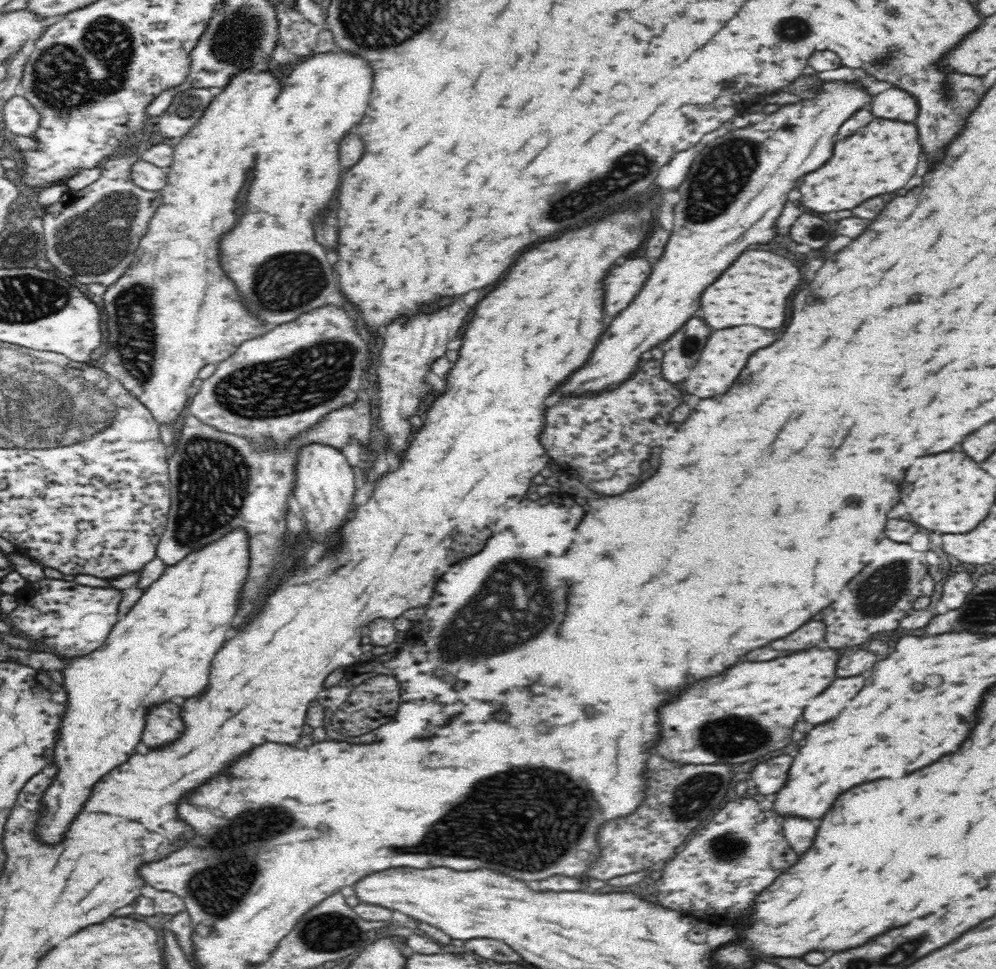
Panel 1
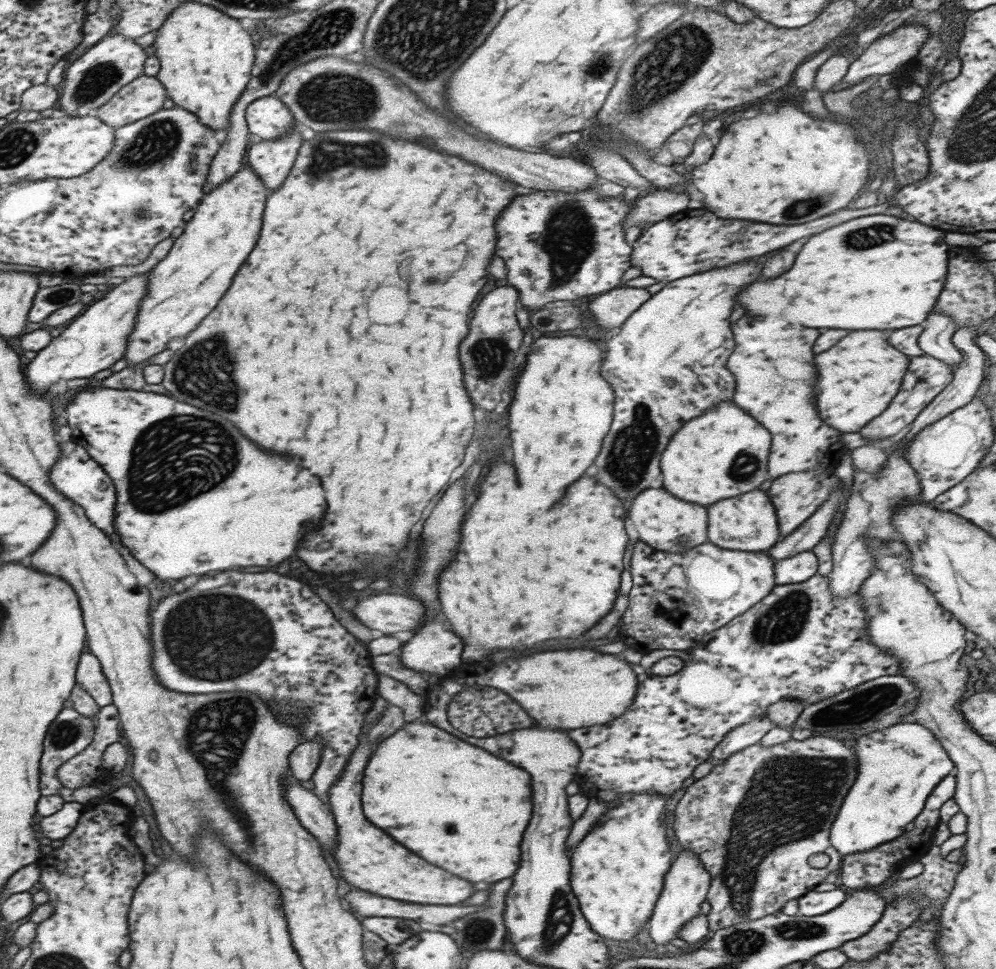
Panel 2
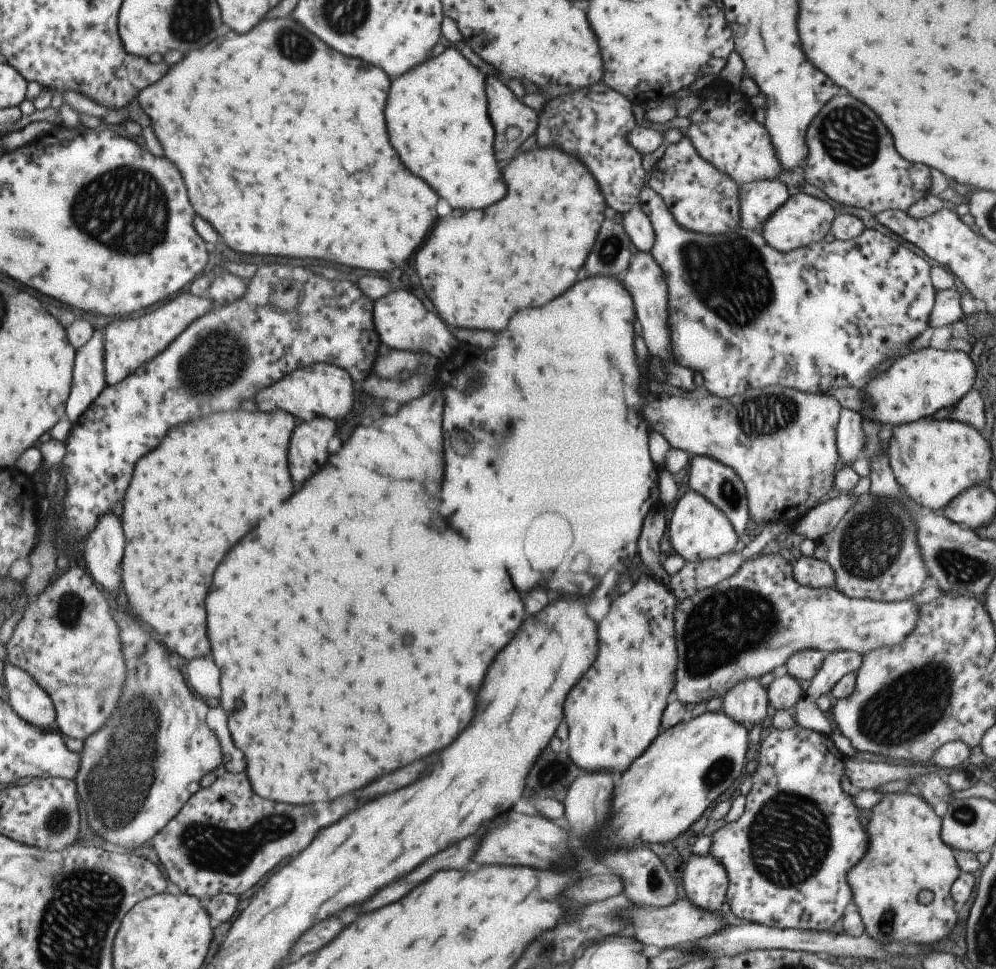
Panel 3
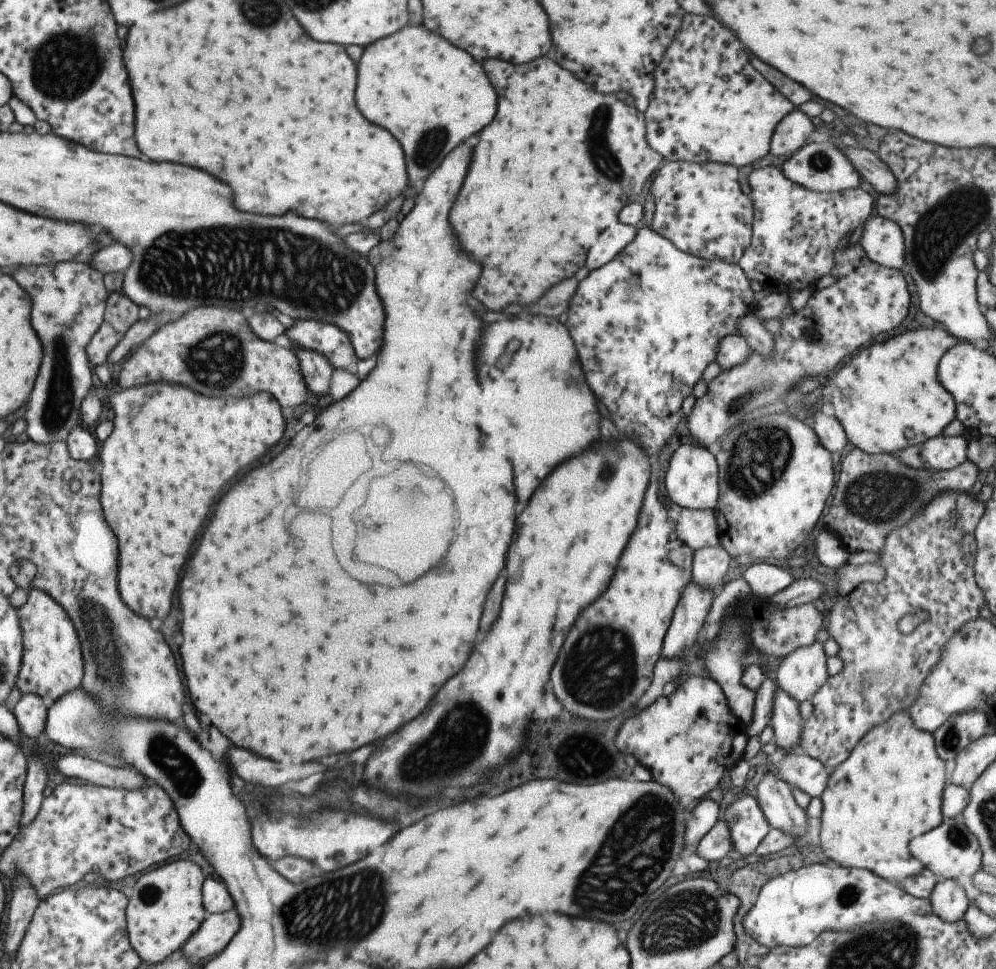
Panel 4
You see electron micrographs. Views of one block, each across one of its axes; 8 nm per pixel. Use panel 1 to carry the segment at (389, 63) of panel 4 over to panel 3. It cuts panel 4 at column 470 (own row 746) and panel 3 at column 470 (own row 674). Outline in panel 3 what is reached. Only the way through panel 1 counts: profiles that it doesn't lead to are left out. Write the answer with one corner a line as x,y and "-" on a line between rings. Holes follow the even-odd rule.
447,46
441,54
427,58
425,62
421,62
421,66
415,66
413,70
407,70
405,74
397,76
395,80
391,80
383,114
389,144
393,146
407,170
427,182
437,192
437,196
443,198
451,208
481,210
501,200
505,194
505,186
495,166
491,148
493,128
487,118
483,74
477,70
475,64
471,66
469,62
471,58
465,50
461,52
459,48

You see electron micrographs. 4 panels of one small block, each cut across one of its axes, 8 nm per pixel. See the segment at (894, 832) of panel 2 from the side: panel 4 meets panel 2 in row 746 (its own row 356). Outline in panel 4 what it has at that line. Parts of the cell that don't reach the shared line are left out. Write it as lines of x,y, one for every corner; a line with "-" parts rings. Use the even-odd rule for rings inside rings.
917,328
911,332
903,332
881,344
871,344
863,348
849,362
845,362
833,376
829,376
825,384
809,376
801,378
787,392
787,396
791,394
793,398
801,398
821,386
829,386
833,390
829,404
833,406
833,416
841,424
847,442
851,442
865,454
895,456
899,450
905,450
907,446
915,446
935,436
941,436
943,428
951,424
951,420
955,418
955,402
937,380
937,362
953,344
959,344
959,340
955,336
951,338
945,330
939,328

